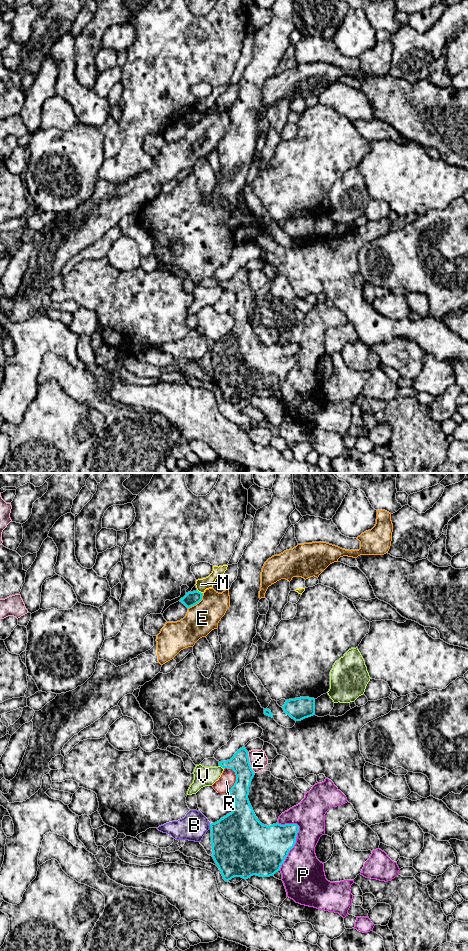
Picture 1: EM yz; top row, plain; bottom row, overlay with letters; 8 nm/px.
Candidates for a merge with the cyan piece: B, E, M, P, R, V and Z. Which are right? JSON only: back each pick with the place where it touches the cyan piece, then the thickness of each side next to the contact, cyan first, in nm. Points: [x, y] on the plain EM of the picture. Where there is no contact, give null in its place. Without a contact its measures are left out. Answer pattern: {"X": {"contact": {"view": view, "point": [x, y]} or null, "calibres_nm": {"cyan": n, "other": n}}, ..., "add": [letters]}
{"add": []}

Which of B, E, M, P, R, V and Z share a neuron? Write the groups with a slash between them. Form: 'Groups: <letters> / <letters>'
Groups: B / E / M / P / R / V / Z

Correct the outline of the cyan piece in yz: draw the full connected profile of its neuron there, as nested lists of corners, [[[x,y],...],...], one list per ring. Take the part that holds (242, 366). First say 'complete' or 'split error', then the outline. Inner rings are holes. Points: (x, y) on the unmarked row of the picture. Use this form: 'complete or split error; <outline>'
complete; [[[245,267],[240,268],[230,280],[219,282],[219,286],[235,292],[236,301],[228,311],[235,320],[235,325],[231,333],[210,344],[212,377],[225,401],[234,397],[248,399],[253,395],[273,396],[280,390],[289,371],[294,367],[299,346],[279,343],[267,346],[258,340],[248,319],[249,307],[255,293]]]

